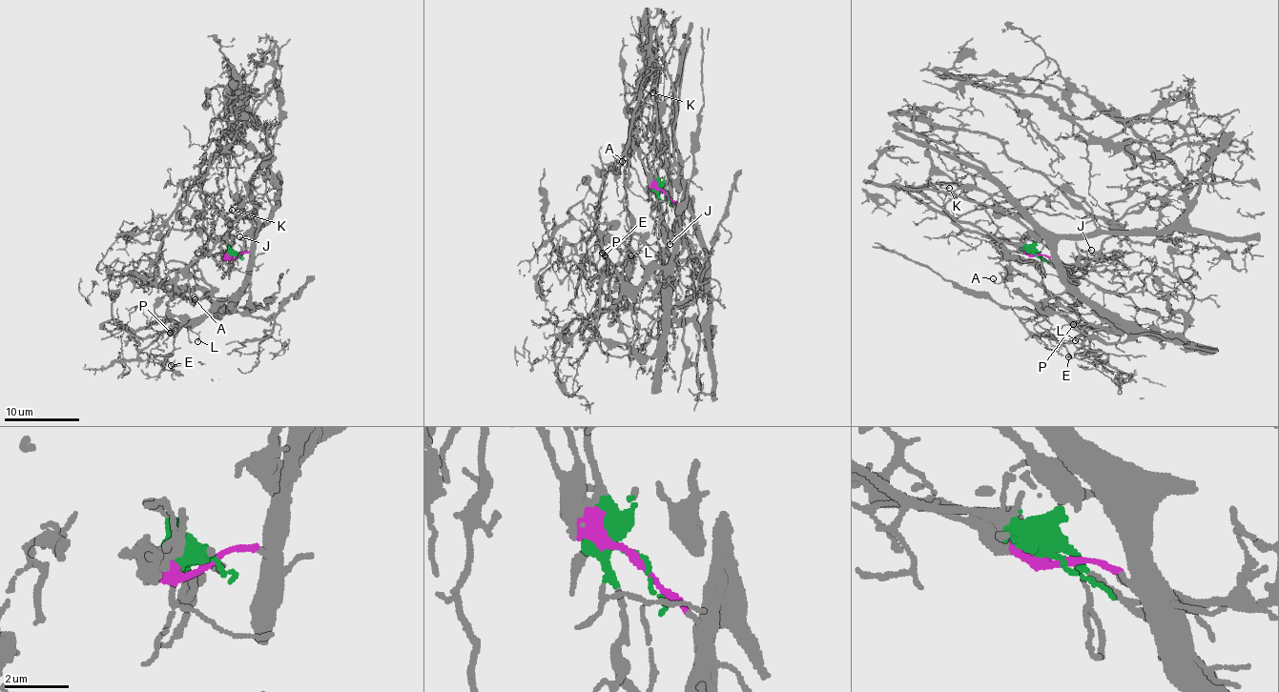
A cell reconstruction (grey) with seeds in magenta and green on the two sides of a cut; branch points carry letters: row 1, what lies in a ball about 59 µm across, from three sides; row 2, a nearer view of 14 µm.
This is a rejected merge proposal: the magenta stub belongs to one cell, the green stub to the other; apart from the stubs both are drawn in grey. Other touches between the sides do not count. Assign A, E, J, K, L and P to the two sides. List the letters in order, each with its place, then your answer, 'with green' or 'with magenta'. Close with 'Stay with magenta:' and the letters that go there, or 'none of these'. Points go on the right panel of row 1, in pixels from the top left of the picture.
A: at (993, 278); with green
E: at (1068, 356); with magenta
J: at (1091, 250); with green
K: at (949, 188); with green
L: at (1075, 340); with magenta
P: at (1073, 324); with magenta
Stay with magenta: E, L, P

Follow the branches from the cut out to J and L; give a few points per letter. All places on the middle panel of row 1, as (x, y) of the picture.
J: (665, 192), (661, 191), (659, 193), (663, 209), (661, 222), (672, 233), (670, 243)
L: (665, 192), (679, 210), (679, 250), (667, 265), (654, 267), (636, 286), (623, 279), (623, 265), (631, 255)

